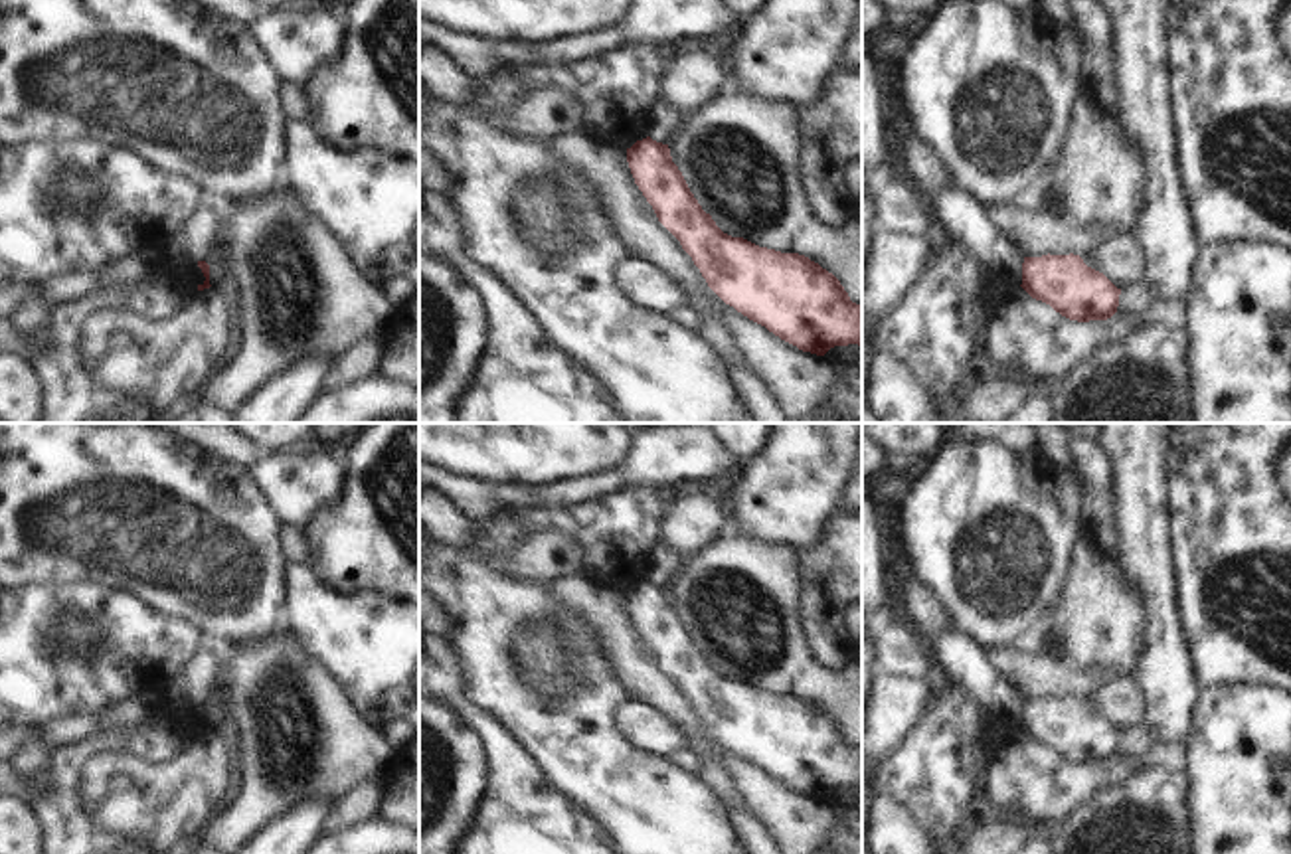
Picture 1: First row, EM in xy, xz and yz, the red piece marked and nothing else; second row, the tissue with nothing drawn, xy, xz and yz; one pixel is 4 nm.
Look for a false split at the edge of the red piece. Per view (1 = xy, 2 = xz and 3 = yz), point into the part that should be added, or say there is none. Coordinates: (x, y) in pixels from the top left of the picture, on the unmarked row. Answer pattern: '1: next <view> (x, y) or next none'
1: next none
2: next none
3: next none

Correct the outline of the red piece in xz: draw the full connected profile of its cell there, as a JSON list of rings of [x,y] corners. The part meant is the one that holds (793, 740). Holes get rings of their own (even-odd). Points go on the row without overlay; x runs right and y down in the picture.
[[[650,579],[637,583],[627,591],[627,605],[658,664],[680,684],[708,729],[726,747],[803,795],[824,799],[834,789],[862,791],[862,747],[850,743],[832,716],[805,698],[781,696],[724,676],[690,635],[668,587]]]

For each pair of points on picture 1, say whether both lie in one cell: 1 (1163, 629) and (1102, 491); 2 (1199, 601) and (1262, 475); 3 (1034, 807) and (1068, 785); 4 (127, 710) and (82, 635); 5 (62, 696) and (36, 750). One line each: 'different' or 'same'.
1: different
2: same
3: same
4: different
5: different

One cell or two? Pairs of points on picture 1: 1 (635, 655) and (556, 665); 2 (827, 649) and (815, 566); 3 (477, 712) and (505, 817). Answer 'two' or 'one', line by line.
1: two
2: one
3: one

